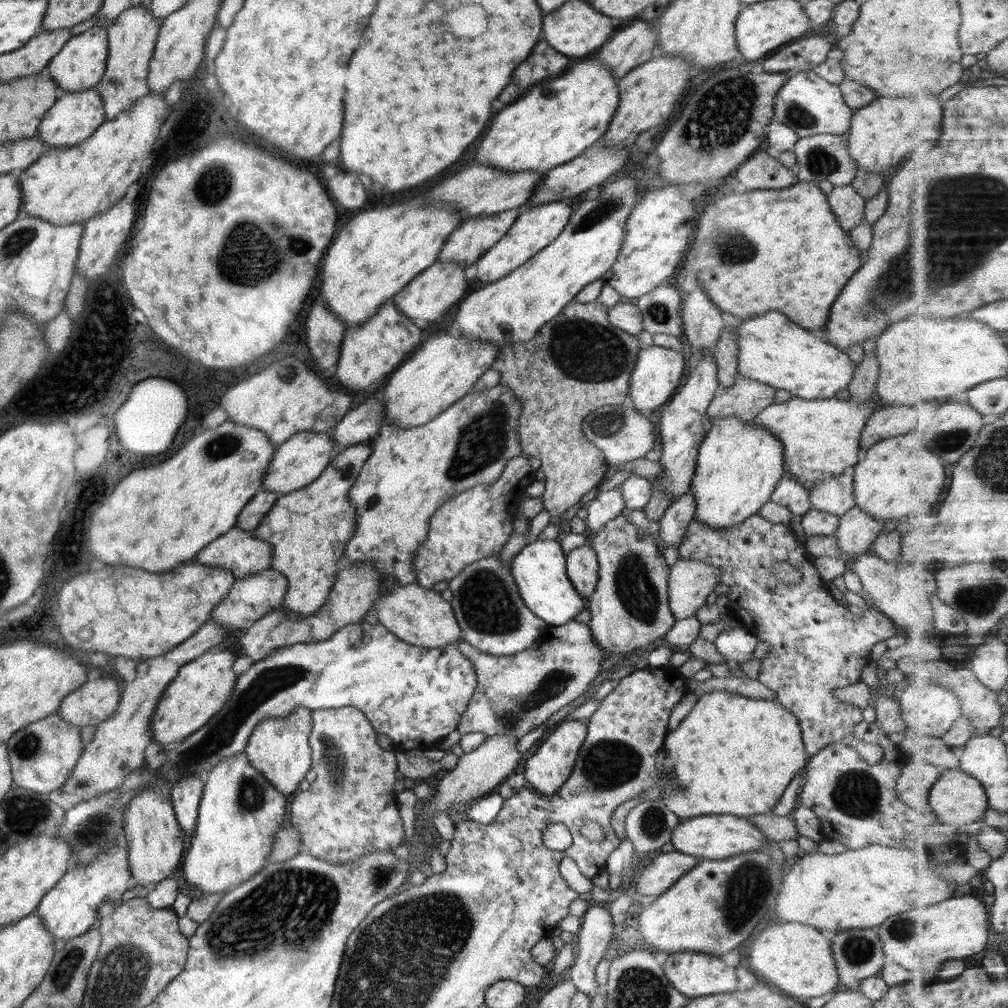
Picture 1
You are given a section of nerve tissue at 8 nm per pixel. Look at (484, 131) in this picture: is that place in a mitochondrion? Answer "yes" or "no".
no

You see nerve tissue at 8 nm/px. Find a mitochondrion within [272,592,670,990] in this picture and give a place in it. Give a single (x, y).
(608, 763)

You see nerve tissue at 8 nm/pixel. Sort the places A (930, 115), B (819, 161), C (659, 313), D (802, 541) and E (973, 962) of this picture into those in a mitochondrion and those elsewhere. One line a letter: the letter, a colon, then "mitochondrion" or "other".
A: other
B: mitochondrion
C: mitochondrion
D: other
E: other

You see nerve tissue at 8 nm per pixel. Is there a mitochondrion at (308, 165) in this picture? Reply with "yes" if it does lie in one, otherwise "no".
no

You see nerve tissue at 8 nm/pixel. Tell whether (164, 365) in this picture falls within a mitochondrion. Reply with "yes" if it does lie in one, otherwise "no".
no

